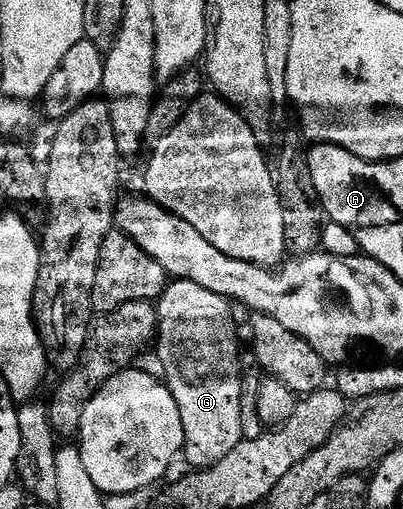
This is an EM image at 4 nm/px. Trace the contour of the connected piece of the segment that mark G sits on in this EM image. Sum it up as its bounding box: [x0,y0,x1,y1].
[155,279,242,469]

